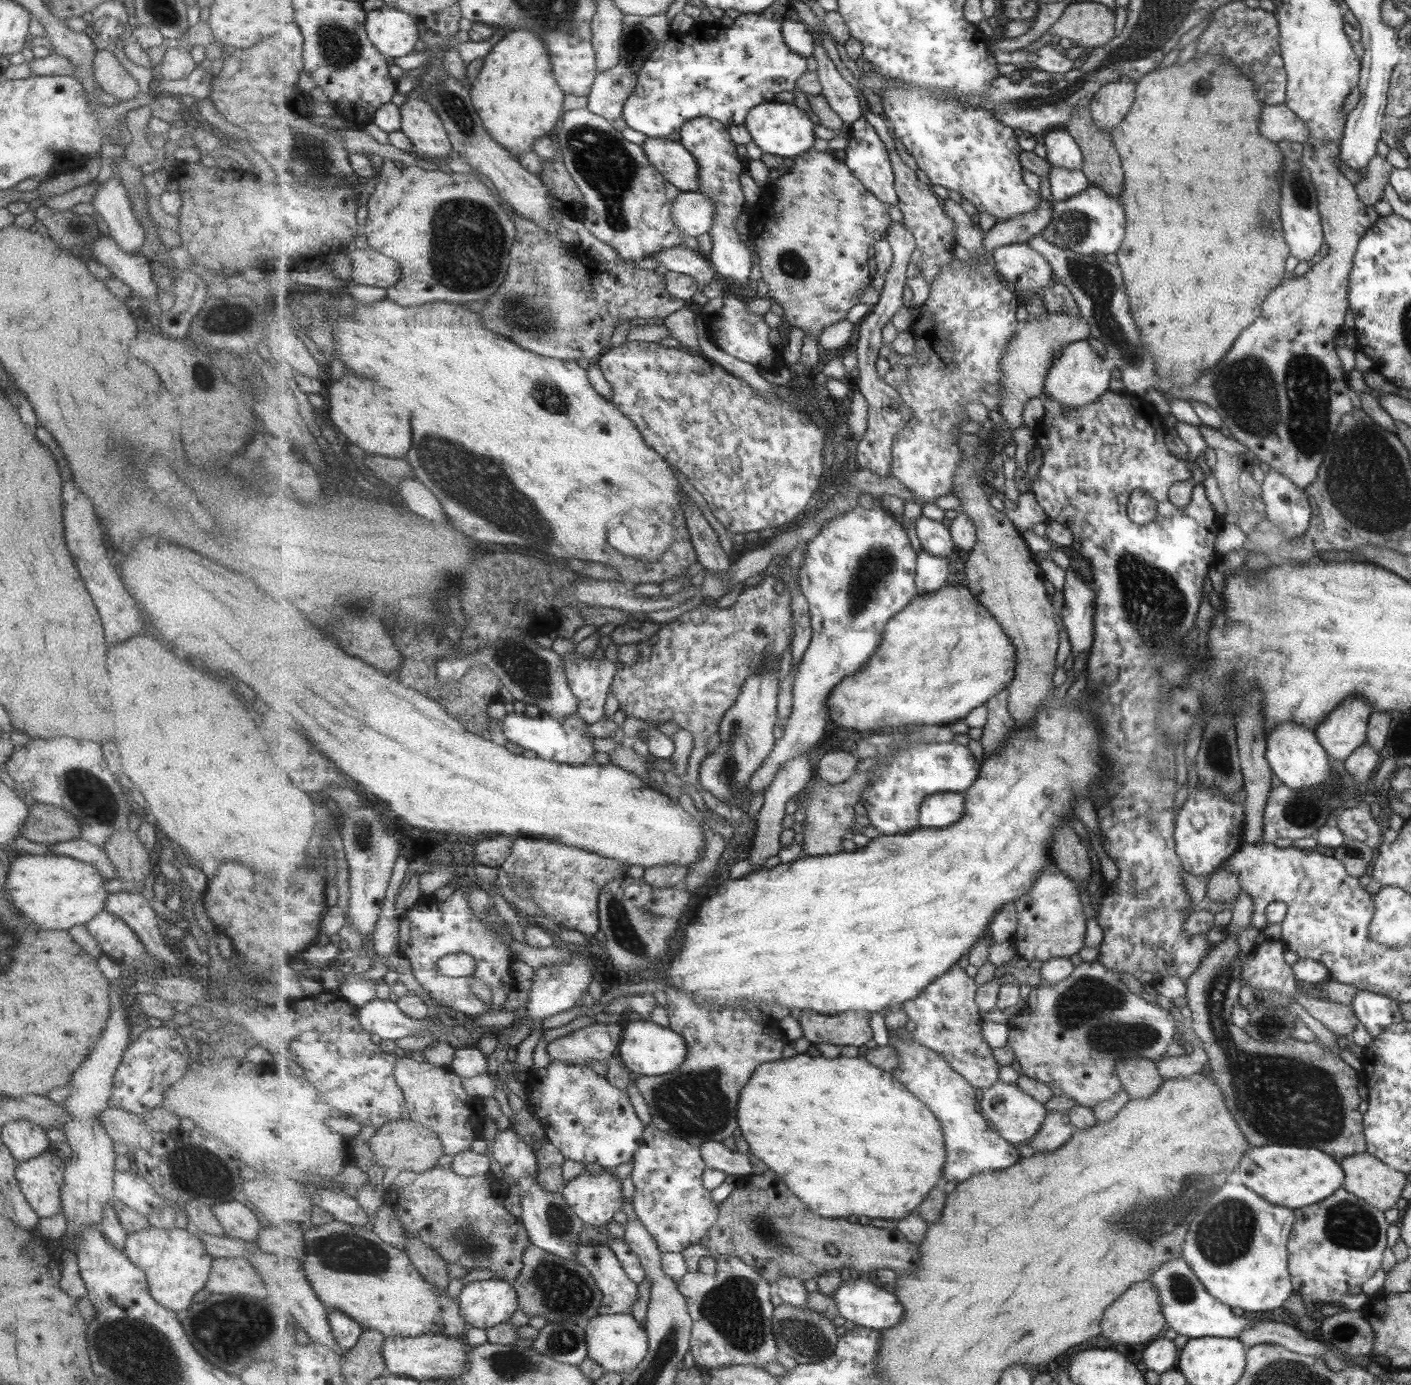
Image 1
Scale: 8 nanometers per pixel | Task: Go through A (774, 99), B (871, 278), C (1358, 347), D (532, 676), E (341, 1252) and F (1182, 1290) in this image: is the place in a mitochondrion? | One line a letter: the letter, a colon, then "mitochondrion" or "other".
A: other
B: other
C: other
D: mitochondrion
E: mitochondrion
F: mitochondrion

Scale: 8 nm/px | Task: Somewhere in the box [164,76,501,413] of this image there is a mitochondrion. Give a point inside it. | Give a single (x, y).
(311, 151)

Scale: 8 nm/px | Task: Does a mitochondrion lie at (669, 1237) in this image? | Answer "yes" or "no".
no

